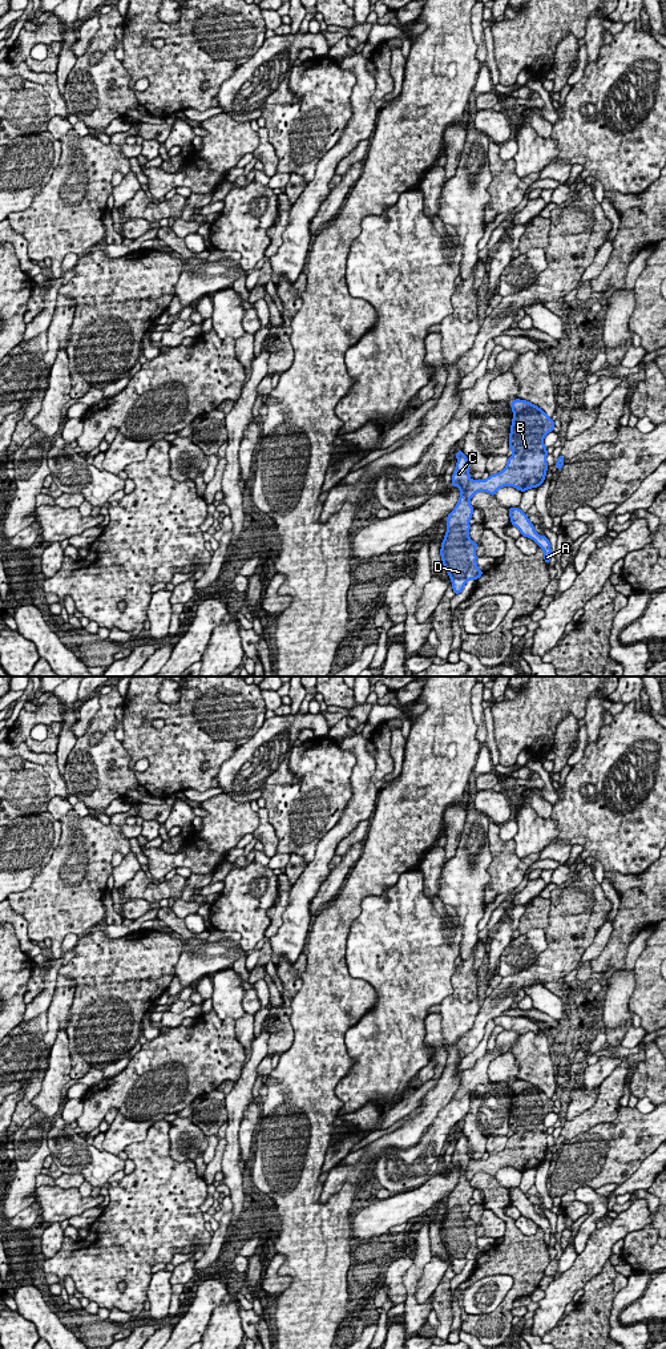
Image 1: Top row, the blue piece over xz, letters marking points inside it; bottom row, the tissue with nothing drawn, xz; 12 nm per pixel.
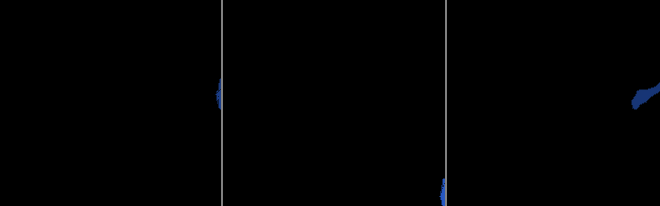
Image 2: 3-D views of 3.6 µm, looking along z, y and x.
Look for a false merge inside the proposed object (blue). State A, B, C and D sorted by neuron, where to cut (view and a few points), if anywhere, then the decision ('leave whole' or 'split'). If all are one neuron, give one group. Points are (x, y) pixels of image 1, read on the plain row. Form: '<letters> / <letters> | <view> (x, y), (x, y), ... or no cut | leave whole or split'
A B / C D | xz (469, 1159), (464, 1174), (468, 1180) | split

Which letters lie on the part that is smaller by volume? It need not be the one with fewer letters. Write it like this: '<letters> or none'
C, D

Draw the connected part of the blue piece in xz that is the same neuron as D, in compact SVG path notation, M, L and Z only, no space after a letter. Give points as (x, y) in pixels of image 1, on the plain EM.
M459 1130L456 1139L452 1167L460 1170L460 1178L447 1197L447 1212L441 1223L440 1236L451 1259L452 1271L455 1275L460 1275L469 1260L477 1261L484 1252L476 1244L476 1229L479 1224L473 1223L469 1217L469 1200L475 1188L464 1176L471 1160L468 1138Z

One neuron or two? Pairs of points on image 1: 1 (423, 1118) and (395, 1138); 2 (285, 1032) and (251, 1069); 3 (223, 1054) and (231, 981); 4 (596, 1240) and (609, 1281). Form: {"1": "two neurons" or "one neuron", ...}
{"1": "one neuron", "2": "two neurons", "3": "two neurons", "4": "two neurons"}

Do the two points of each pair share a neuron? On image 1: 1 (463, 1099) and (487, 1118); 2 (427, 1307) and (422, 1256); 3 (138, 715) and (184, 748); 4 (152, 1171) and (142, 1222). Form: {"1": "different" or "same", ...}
{"1": "different", "2": "same", "3": "same", "4": "same"}

